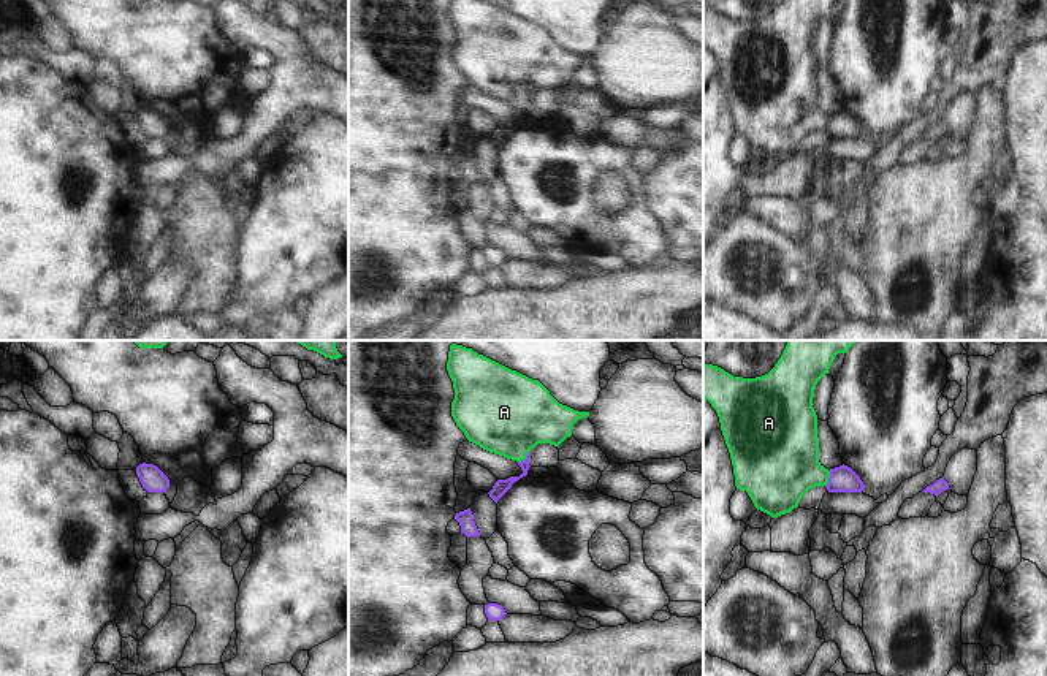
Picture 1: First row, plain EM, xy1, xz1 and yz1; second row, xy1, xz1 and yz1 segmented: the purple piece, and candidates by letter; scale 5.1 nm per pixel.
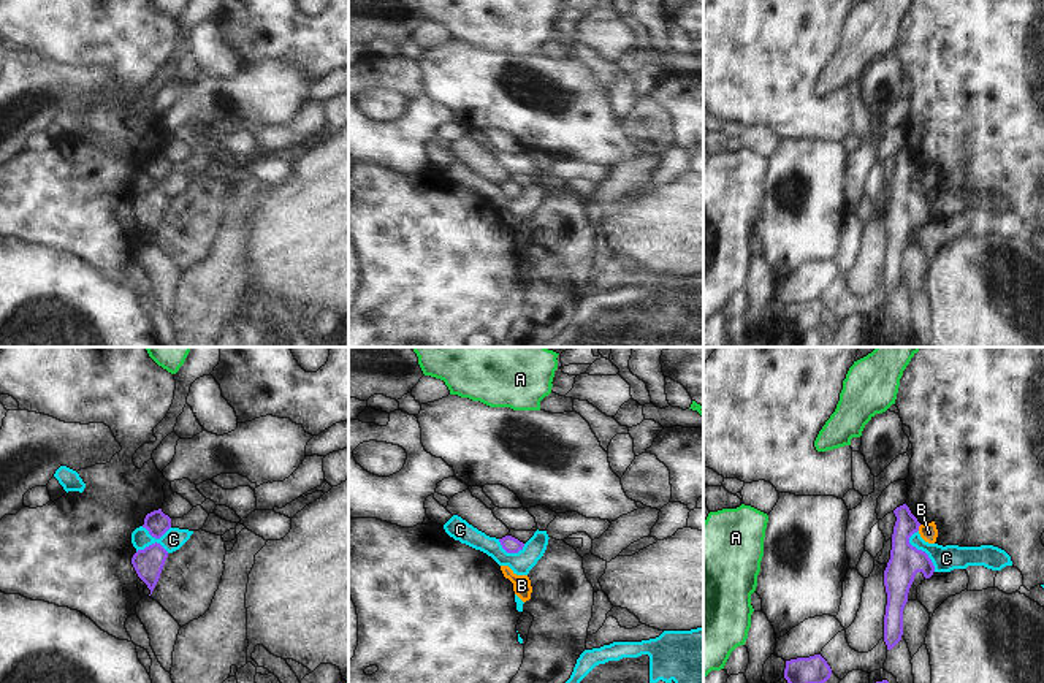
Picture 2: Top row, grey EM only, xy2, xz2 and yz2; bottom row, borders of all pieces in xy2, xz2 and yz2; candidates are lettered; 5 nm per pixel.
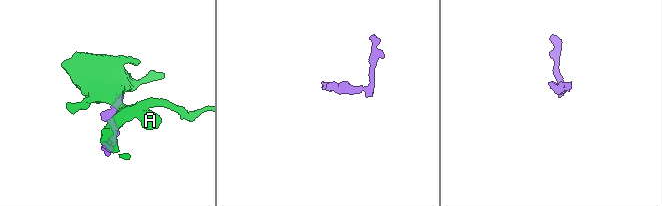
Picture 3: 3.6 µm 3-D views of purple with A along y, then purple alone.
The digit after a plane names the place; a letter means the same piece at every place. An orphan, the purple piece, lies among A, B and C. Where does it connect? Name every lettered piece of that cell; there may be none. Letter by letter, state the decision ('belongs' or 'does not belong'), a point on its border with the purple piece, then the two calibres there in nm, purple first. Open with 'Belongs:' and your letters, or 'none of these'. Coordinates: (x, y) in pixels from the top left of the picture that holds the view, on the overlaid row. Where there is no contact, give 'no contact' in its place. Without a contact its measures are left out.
Belongs: A
A: belongs; meets purple in yz1 at (829, 478); 140 nm thick on the purple side, 380 nm on the other
B: does not belong; meets purple in yz2 at (918, 528); 160 nm thick on the purple side, 90 nm on the other
C: does not belong; meets purple in xy2 at (152, 544); 150 nm thick on the purple side, 110 nm on the other

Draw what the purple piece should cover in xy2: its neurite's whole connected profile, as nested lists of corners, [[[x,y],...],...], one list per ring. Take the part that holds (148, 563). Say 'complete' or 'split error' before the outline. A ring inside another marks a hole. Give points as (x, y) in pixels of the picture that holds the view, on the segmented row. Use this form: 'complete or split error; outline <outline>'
complete; outline [[[157,542],[144,550],[138,550],[131,558],[138,577],[147,585],[151,594],[160,578],[166,558],[168,551]]]

